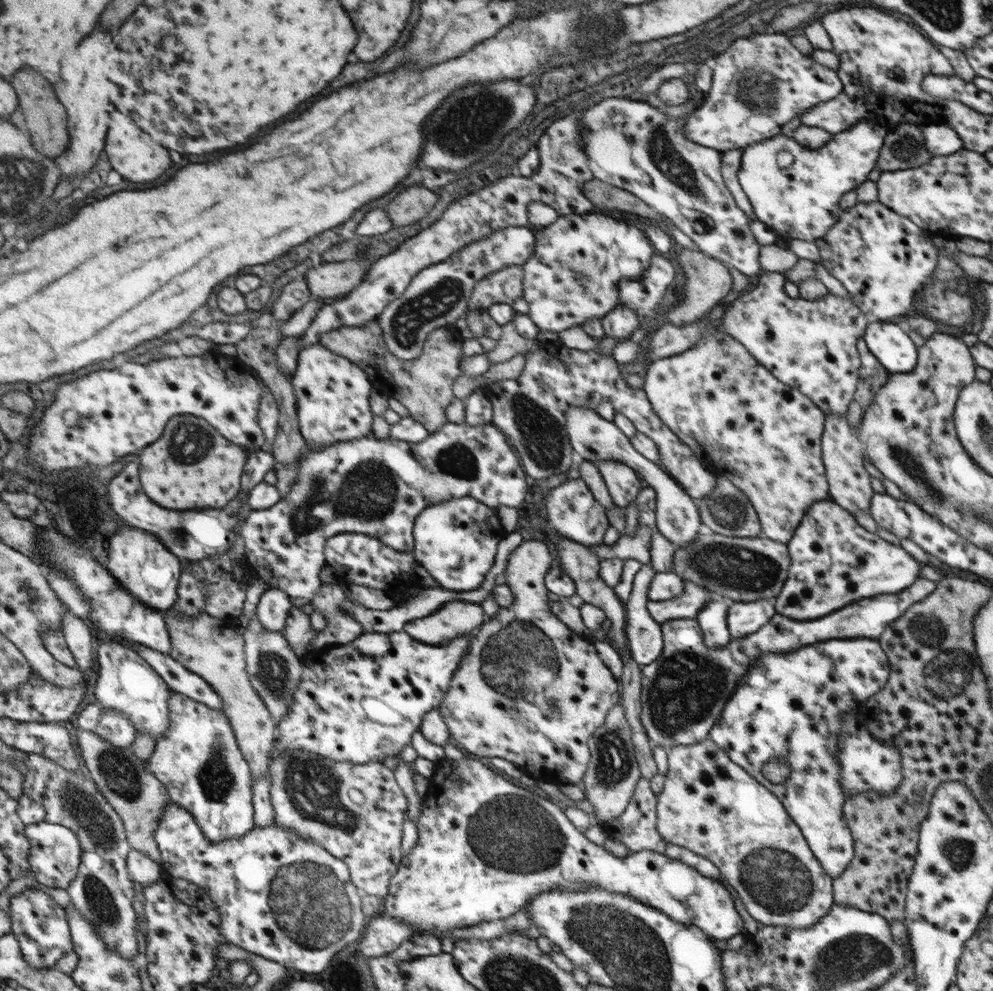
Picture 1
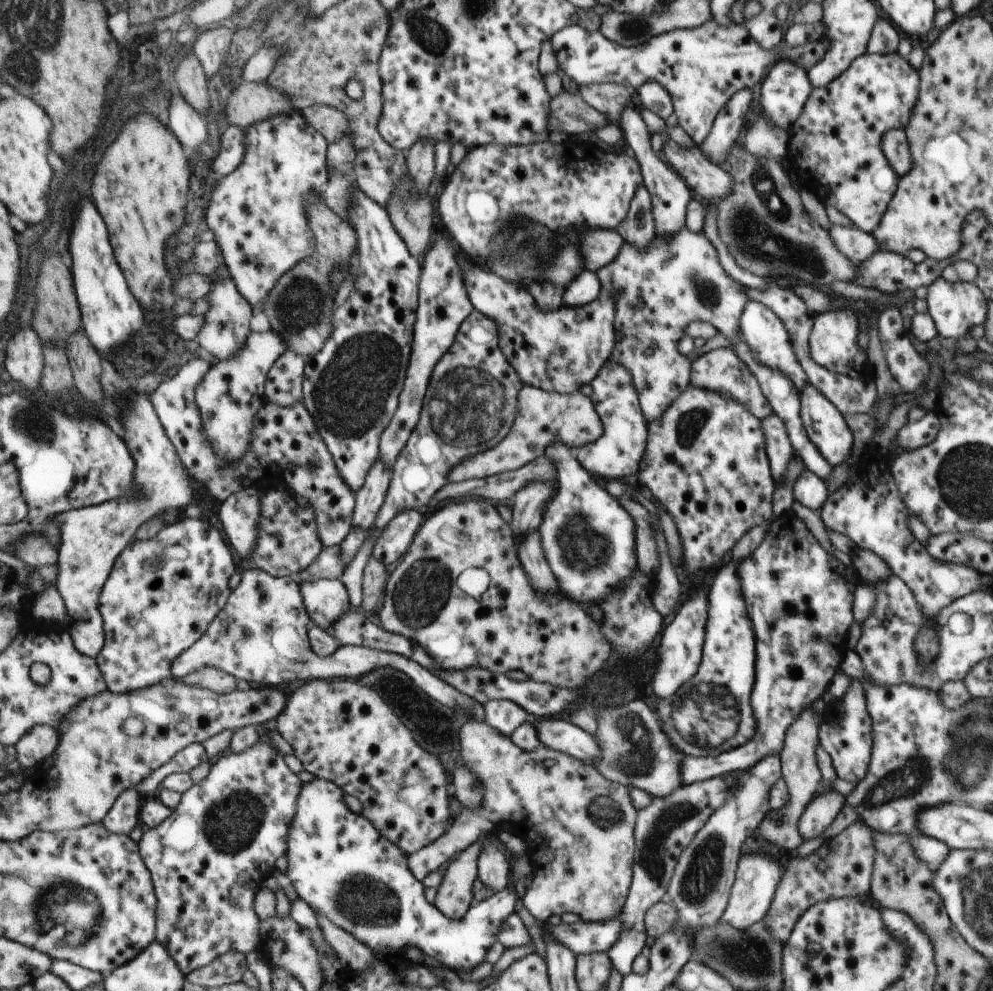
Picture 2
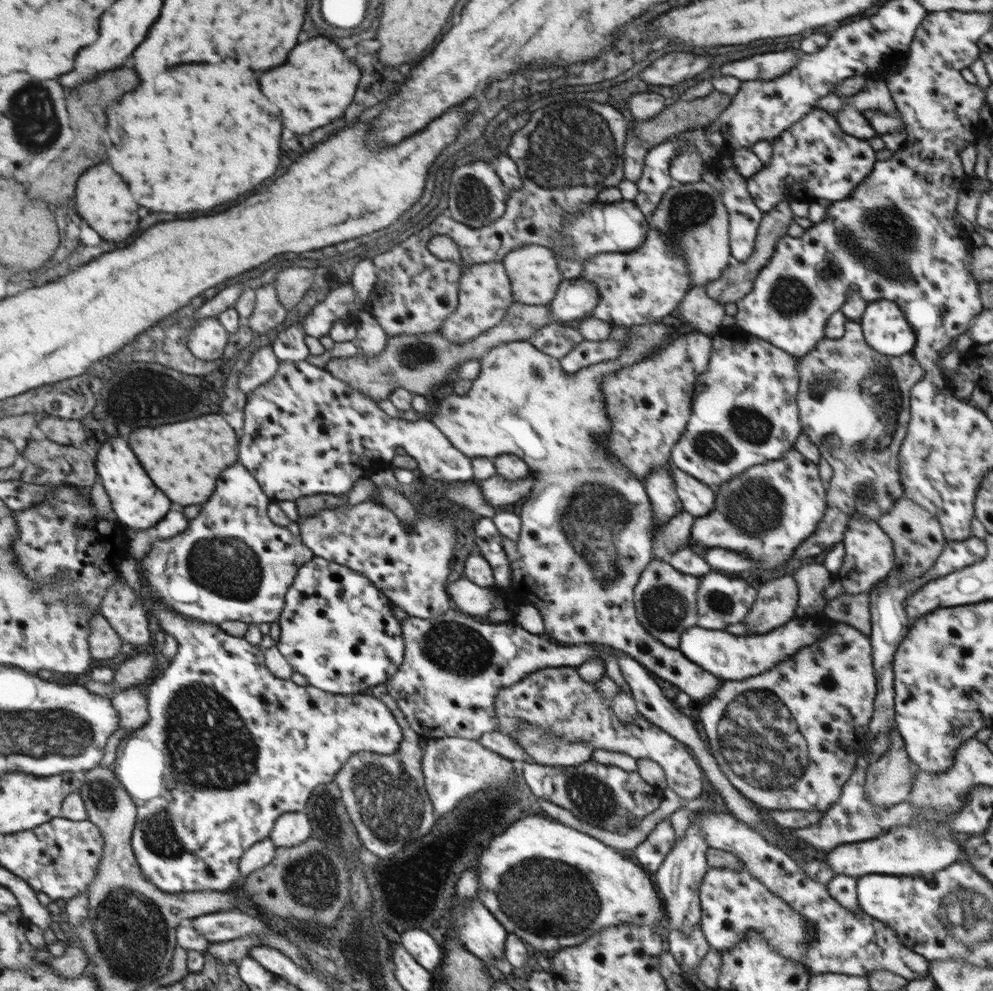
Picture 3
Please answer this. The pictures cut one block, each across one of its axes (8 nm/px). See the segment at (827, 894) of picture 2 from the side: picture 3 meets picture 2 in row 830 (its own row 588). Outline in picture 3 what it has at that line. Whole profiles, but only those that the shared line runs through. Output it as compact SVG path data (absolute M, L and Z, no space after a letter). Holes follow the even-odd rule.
M853 514L845 538L845 558L842 568L836 573L836 581L842 583L844 593L858 595L869 593L878 581L886 578L896 564L893 542L883 532L876 520L869 516Z

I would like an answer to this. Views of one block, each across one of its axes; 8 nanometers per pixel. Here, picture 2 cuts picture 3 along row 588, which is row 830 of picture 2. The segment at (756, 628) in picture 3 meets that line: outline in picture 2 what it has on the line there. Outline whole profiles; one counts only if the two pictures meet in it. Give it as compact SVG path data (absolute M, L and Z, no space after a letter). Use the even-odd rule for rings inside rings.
M811 705L802 710L801 717L789 727L785 735L785 747L779 755L782 766L782 778L787 783L787 790L790 799L780 812L768 812L768 820L764 818L760 824L760 834L762 838L776 844L784 850L798 849L803 844L803 839L798 832L798 820L812 802L817 794L818 784L822 780L820 768L816 763L816 748L819 745L819 728L821 717L814 712Z

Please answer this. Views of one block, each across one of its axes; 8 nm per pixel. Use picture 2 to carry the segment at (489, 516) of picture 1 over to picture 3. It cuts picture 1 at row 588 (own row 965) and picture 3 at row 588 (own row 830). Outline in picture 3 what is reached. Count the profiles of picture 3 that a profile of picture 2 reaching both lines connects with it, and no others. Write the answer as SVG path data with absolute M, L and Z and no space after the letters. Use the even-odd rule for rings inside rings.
M317 556L301 569L279 622L282 635L278 648L292 666L307 677L310 685L331 694L369 693L373 686L392 678L403 663L405 642L400 622L394 618L386 595L368 577L330 559Z

